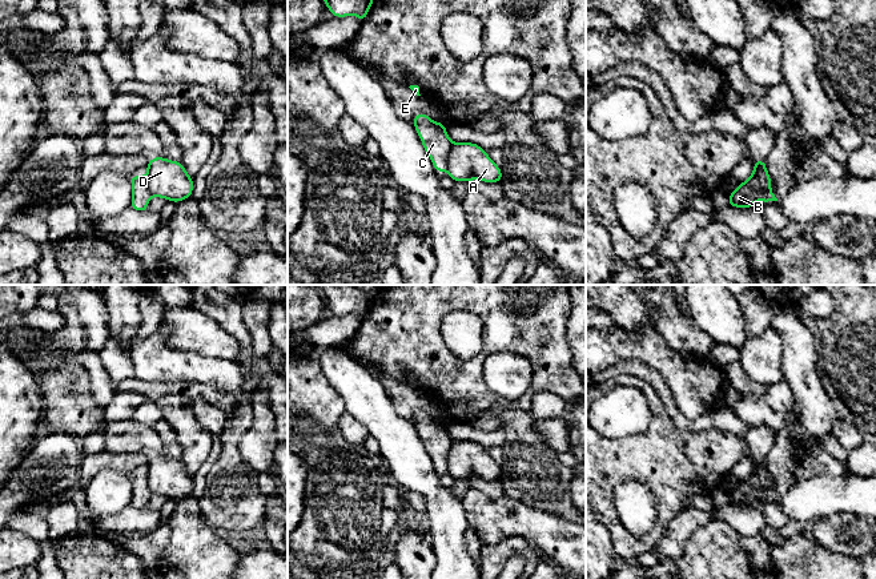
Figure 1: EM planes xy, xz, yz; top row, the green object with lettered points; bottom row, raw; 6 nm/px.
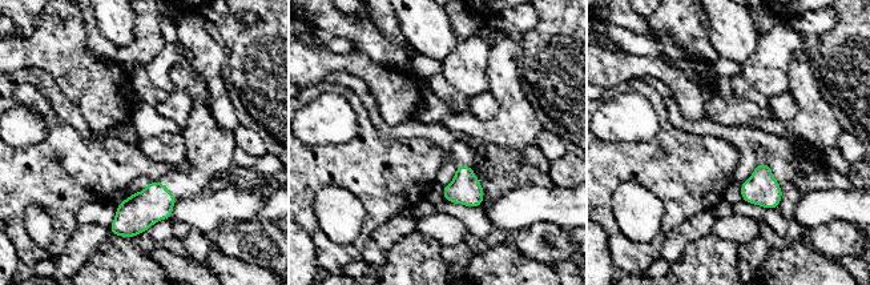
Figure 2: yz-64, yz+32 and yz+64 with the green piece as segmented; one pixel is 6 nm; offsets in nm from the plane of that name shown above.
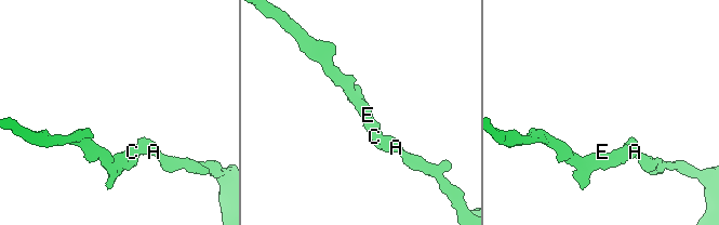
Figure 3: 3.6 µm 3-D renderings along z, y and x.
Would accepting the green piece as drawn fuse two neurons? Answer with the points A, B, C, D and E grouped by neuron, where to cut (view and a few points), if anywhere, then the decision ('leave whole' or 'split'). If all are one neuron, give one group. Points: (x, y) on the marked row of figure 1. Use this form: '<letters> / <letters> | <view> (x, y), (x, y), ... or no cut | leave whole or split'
A D / B C E | xz (453, 143), (449, 151), (447, 171) | split

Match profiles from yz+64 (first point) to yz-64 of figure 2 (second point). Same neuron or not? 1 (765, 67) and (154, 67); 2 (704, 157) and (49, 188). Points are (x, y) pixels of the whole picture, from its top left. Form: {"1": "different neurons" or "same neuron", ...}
{"1": "same neuron", "2": "same neuron"}

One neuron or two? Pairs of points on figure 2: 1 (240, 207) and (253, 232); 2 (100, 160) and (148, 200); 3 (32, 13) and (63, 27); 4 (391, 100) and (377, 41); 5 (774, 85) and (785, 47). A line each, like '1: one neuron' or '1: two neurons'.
1: two neurons
2: two neurons
3: two neurons
4: two neurons
5: one neuron

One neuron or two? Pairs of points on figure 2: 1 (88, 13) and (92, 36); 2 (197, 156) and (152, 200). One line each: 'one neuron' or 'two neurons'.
1: one neuron
2: one neuron

